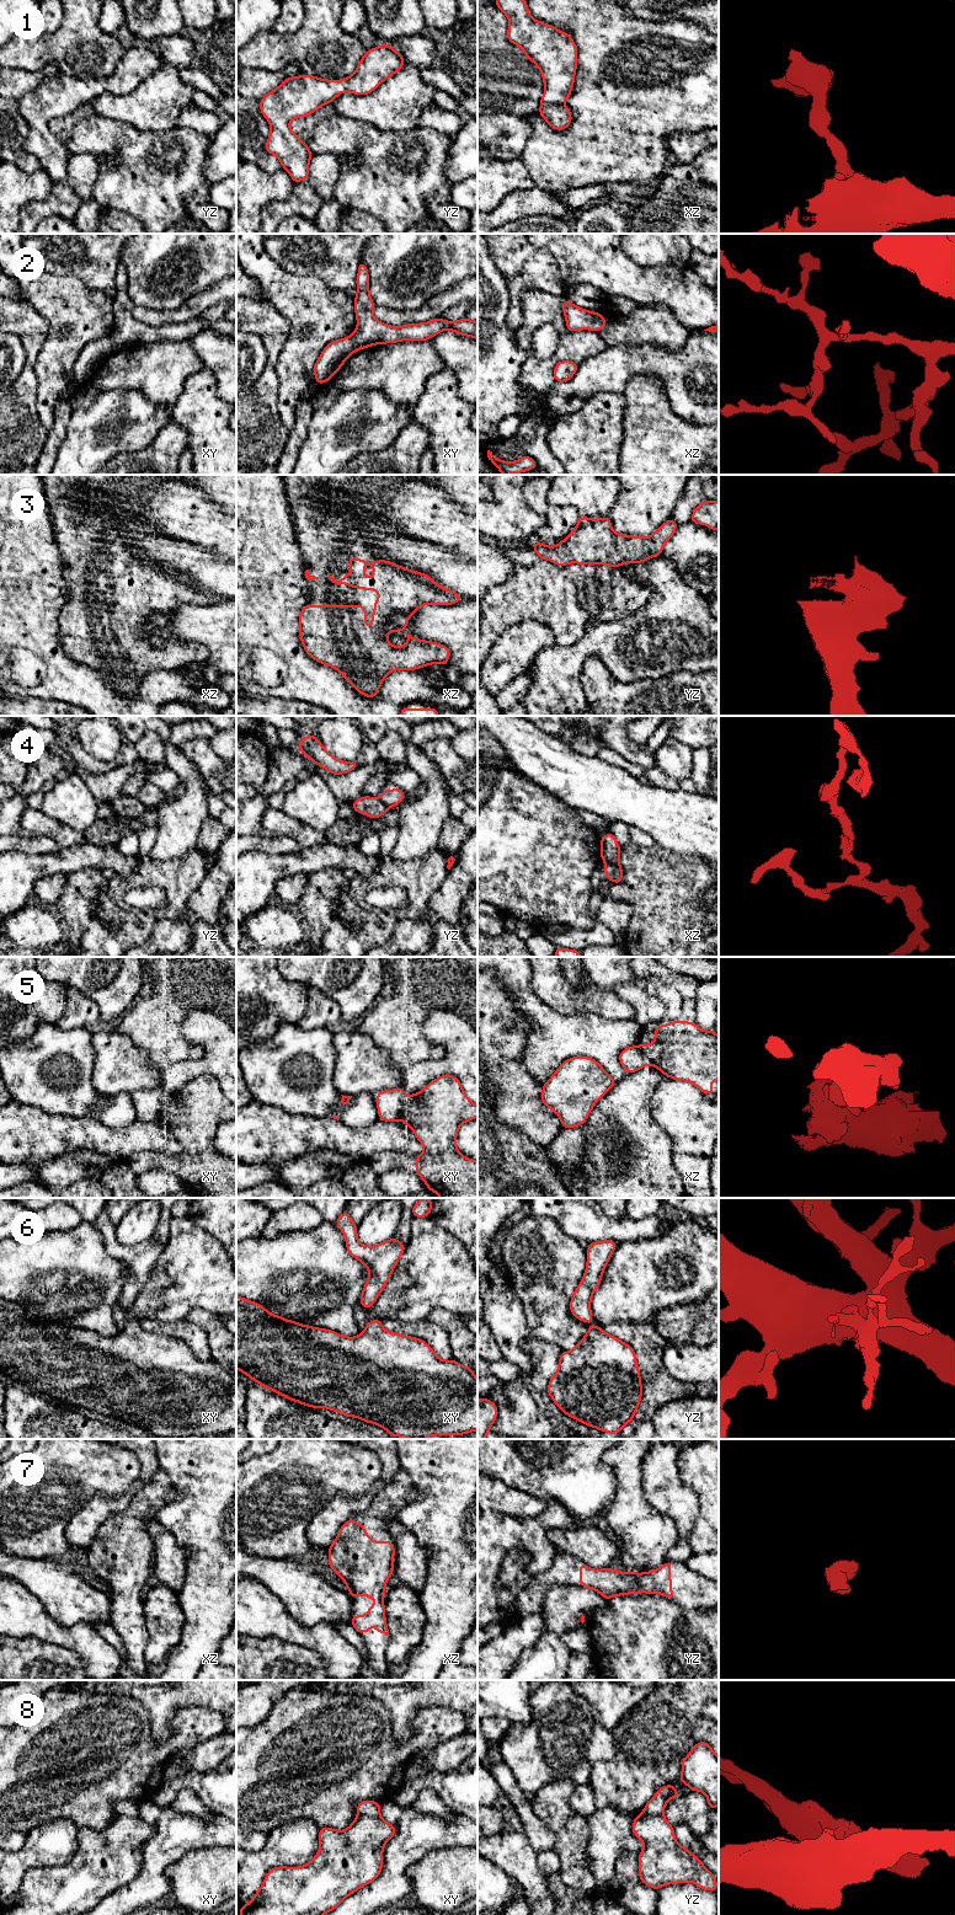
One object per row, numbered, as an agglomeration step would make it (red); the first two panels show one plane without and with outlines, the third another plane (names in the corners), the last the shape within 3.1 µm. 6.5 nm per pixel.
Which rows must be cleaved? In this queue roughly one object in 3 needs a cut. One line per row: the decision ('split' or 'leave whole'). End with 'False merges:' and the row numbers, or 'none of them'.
1: leave whole
2: leave whole
3: leave whole
4: split
5: split
6: leave whole
7: leave whole
8: split
False merges: 4, 5, 8

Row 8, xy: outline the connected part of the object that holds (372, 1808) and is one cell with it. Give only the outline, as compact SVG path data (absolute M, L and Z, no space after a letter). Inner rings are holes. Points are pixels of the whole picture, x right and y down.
M361 1801L357 1804L357 1814L379 1817L380 1815L380 1803L375 1801Z

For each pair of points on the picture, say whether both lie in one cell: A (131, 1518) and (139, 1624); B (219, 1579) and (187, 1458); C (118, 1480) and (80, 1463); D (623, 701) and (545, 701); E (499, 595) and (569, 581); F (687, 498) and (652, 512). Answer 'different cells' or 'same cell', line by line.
A: same cell
B: same cell
C: same cell
D: different cells
E: same cell
F: different cells

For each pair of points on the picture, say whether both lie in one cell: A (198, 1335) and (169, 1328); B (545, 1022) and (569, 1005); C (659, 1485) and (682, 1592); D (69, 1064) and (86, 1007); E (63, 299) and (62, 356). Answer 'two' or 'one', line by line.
A: one
B: two
C: two
D: two
E: one

